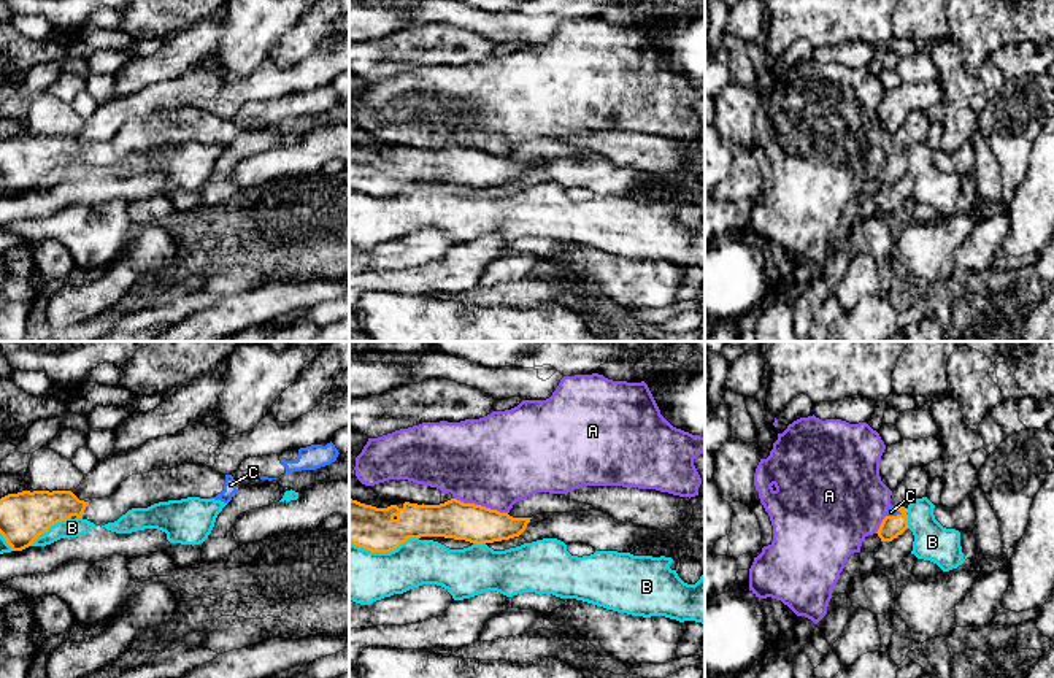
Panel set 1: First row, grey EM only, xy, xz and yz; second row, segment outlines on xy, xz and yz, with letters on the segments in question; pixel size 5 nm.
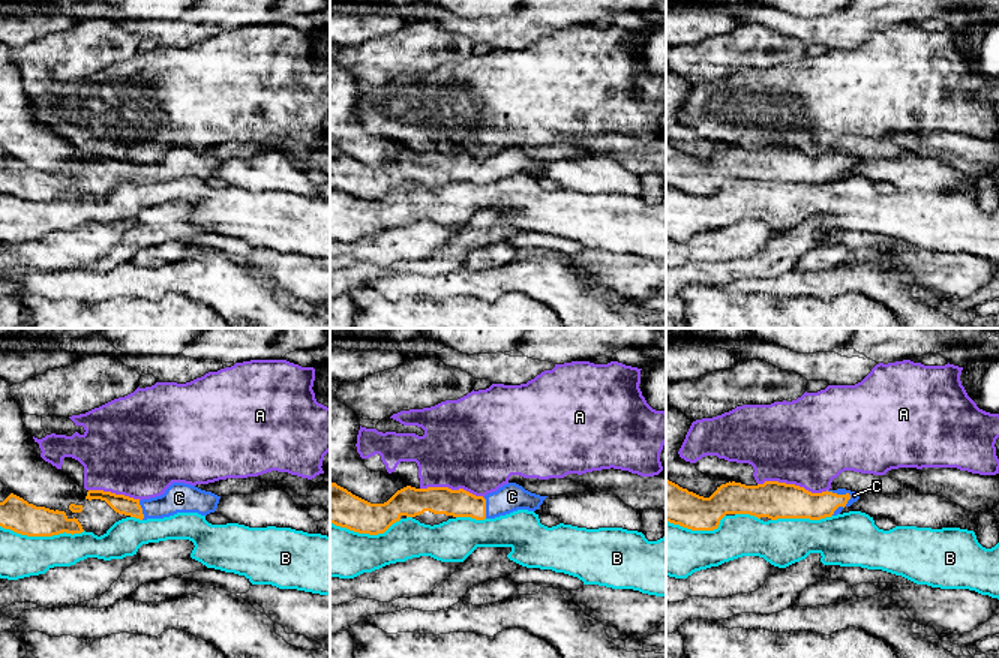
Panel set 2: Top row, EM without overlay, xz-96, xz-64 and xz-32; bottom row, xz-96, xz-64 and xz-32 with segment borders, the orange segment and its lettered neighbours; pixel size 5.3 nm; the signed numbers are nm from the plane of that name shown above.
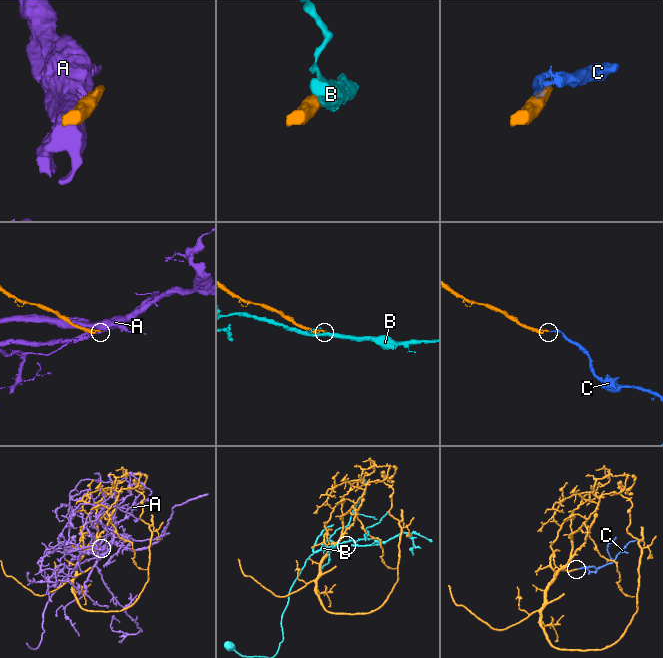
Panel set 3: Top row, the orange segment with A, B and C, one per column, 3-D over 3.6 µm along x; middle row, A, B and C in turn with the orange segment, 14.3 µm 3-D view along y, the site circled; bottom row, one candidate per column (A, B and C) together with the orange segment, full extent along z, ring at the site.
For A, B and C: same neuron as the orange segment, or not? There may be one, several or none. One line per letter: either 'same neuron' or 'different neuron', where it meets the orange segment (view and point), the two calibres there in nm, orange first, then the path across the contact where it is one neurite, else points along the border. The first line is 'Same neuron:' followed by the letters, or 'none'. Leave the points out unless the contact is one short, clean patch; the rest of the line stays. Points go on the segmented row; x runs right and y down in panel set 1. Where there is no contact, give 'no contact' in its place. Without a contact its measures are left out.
Same neuron: C
A: different neuron | xz (480, 505) | 190/460 nm
B: different neuron | xz (383, 551) | 220/280 nm
C: same neuron | yz (894, 516) | 110/50 nm | across yz (891, 527), (894, 516), (891, 512)

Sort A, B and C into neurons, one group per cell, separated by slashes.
A / B / C

